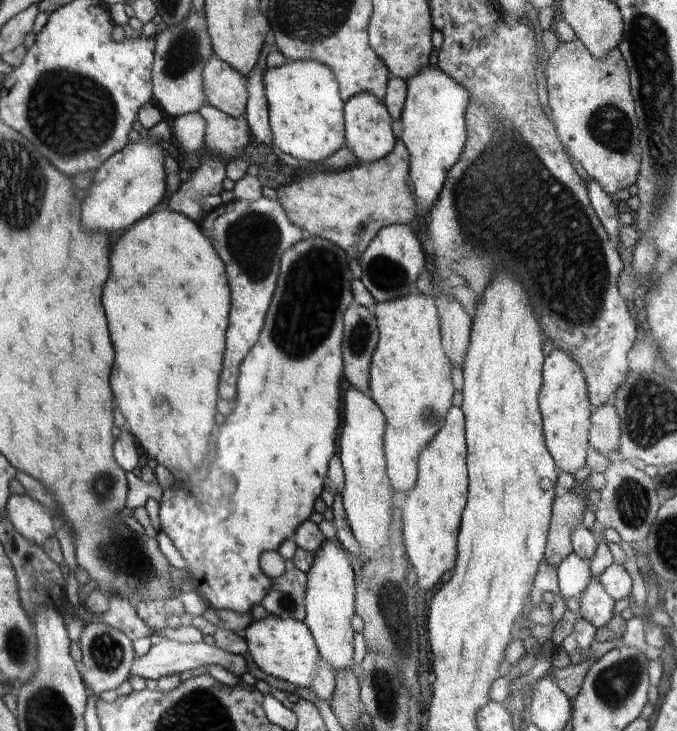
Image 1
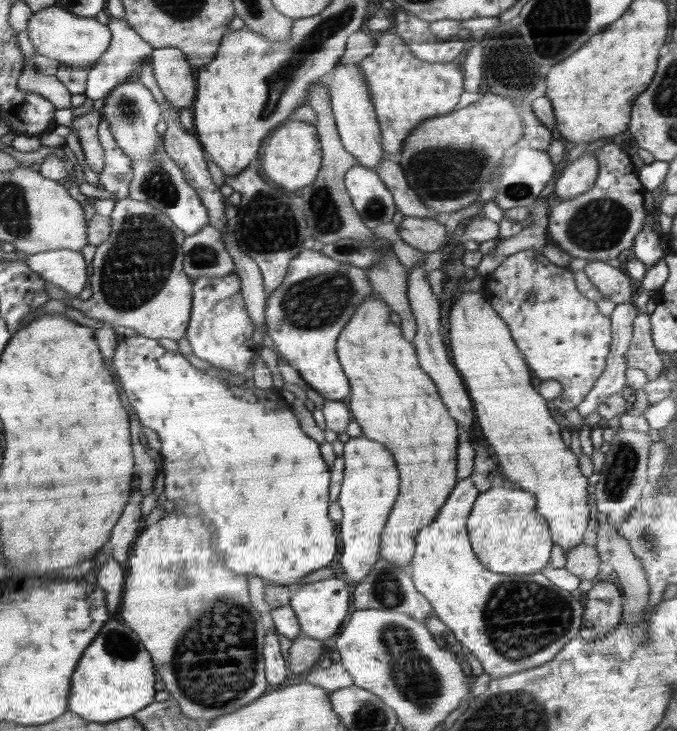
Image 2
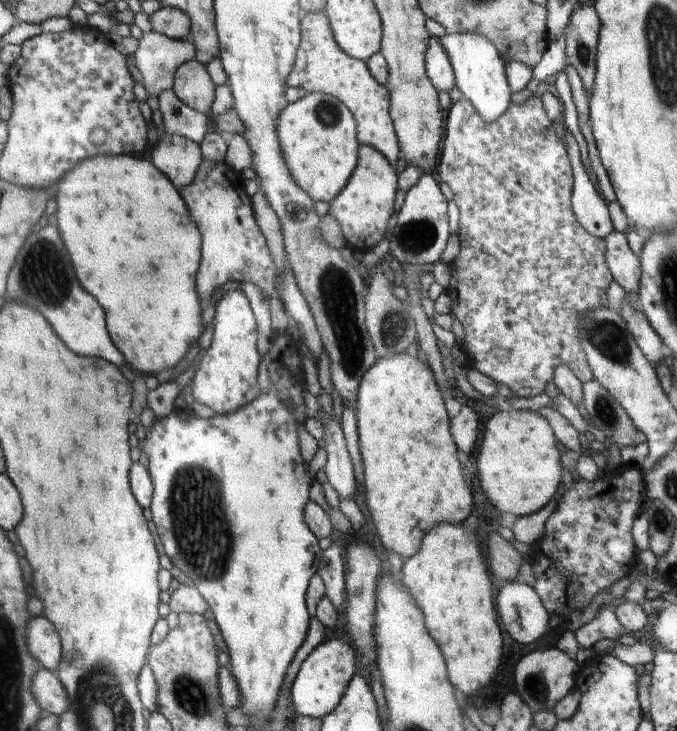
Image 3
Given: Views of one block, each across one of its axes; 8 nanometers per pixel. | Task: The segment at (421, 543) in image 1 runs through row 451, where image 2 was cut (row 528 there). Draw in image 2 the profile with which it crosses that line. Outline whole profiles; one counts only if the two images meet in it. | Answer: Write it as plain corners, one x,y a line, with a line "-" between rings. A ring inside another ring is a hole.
470,477
460,480
460,486
456,486
456,494
452,492
447,498
439,516
431,525
420,530
415,539
415,556
407,571
415,589
430,602
435,616
446,623
463,648
468,648
480,661
484,675
499,679
551,661
566,642
579,636
583,628
585,607
583,601
573,598
568,590
556,586
542,572
526,575
498,574
488,570
479,561
472,550
467,529
468,515
479,493
479,488

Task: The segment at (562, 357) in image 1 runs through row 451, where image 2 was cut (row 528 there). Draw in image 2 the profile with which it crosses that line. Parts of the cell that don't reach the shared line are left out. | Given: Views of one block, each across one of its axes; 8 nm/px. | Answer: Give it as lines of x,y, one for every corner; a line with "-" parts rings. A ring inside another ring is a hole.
466,292
458,300
454,300
450,310
450,336
447,340
452,362
461,377
467,394
482,426
486,440
492,444
498,462
504,468
505,478
518,484
522,490
532,492
538,499
538,512
543,515
551,528
552,538
556,546
566,552
580,545
588,528
588,478
580,474
576,454
562,442
558,424
552,420
546,400
532,388
532,376
528,372
526,360
522,352
515,346
511,338
510,328
502,319
499,312
485,296
485,292

